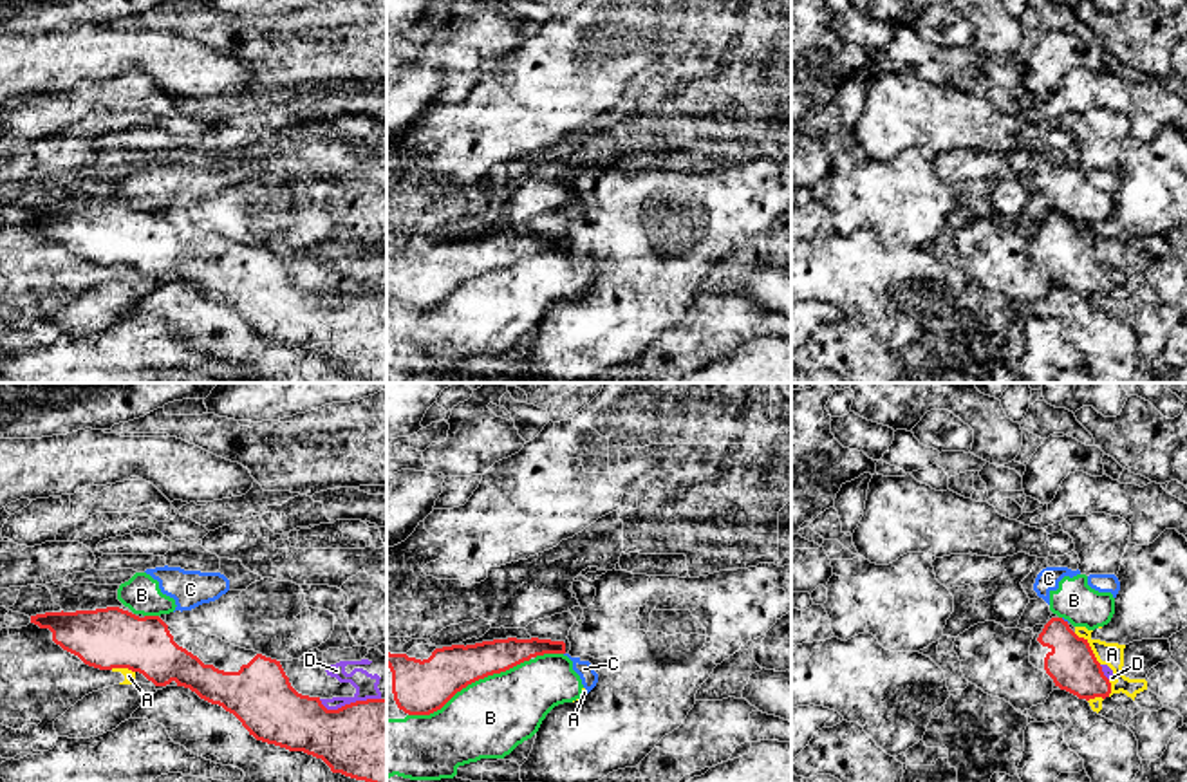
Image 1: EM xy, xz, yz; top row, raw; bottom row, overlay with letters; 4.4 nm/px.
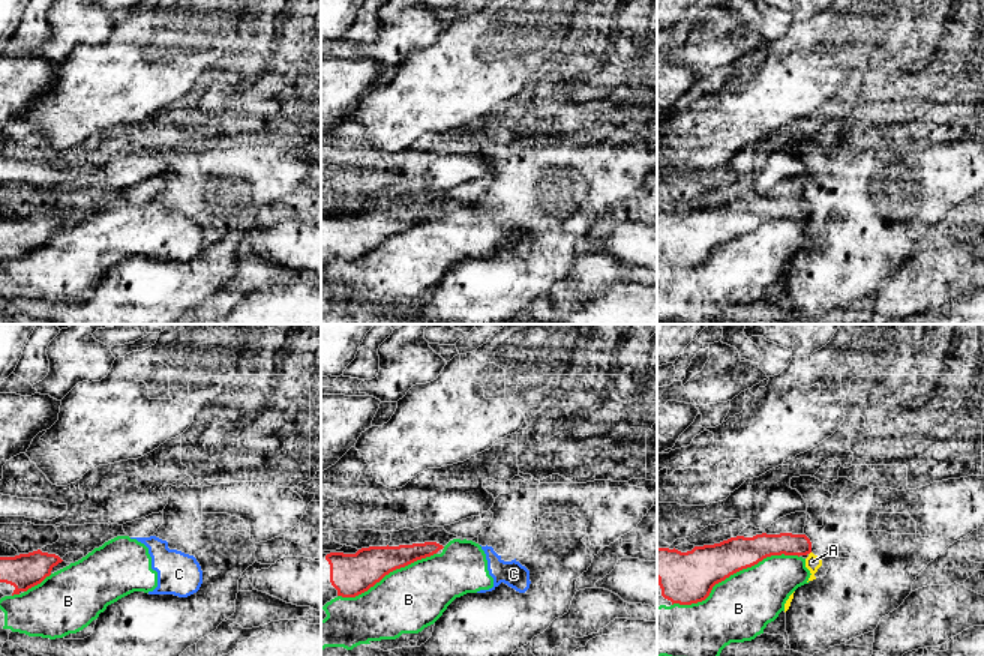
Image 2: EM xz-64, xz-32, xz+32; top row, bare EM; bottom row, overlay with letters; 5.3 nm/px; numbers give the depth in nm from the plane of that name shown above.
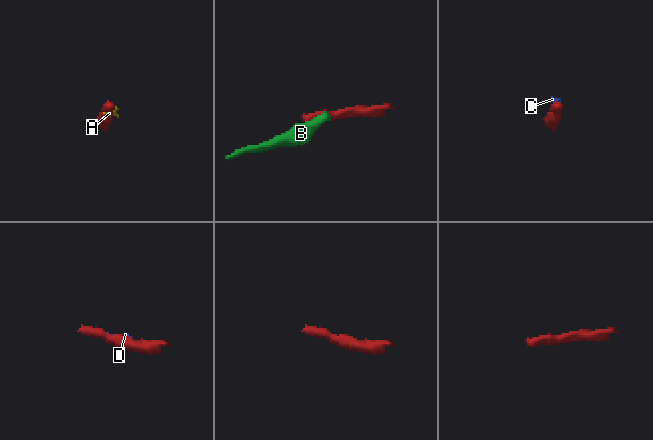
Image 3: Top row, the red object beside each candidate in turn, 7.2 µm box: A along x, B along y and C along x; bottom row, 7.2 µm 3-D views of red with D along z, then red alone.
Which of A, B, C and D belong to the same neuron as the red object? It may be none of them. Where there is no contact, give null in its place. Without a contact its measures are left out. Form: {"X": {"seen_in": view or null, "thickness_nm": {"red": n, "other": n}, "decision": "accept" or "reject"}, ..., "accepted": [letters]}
{"A": {"seen_in": "yz", "thickness_nm": {"red": 220, "other": 110}, "decision": "reject"}, "B": {"seen_in": "xz", "thickness_nm": {"red": 240, "other": 360}, "decision": "reject"}, "C": {"seen_in": "yz", "thickness_nm": {"red": 220, "other": 20}, "decision": "reject"}, "D": {"seen_in": "xy", "thickness_nm": {"red": 360, "other": 100}, "decision": "reject"}, "accepted": []}

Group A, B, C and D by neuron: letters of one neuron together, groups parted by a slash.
A D / B C

